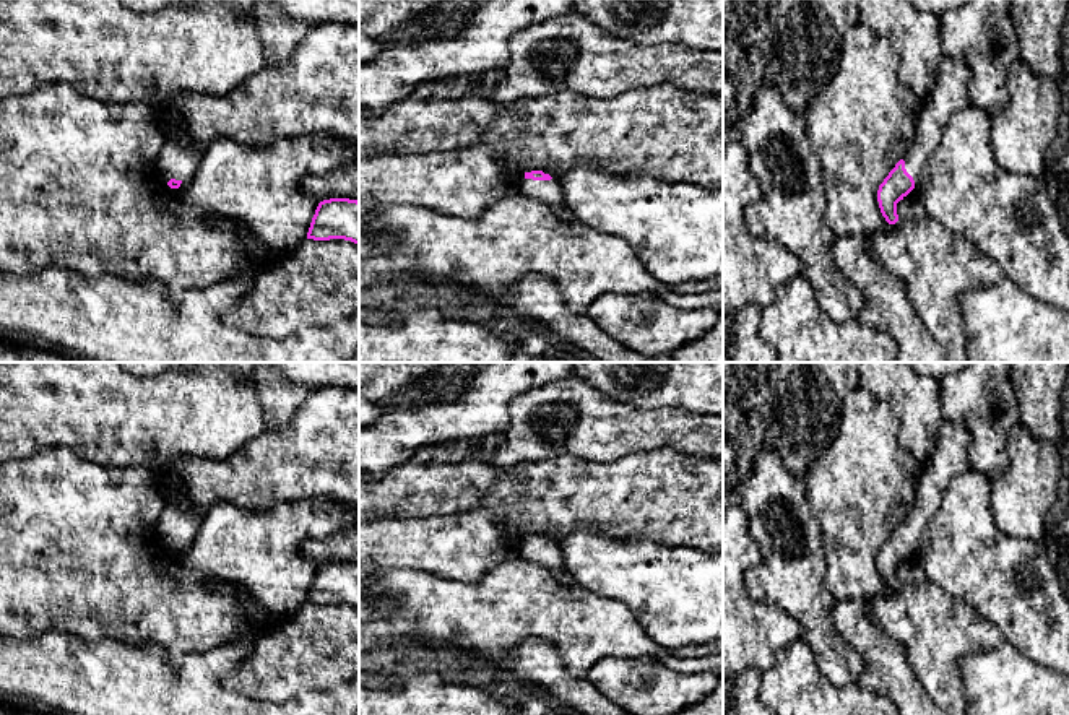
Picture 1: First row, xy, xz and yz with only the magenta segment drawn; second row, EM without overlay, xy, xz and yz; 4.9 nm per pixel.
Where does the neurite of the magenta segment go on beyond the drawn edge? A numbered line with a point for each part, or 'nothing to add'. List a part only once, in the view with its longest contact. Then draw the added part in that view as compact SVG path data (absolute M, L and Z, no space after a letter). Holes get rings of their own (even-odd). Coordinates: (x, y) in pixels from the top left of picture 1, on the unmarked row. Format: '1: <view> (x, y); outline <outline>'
1: yz (949, 459); outline M942 421L934 453L923 465L923 471L916 481L915 505L903 522L905 533L915 544L915 552L903 564L915 561L923 533L937 514L949 483L957 474L970 470L967 447L967 429L950 421Z

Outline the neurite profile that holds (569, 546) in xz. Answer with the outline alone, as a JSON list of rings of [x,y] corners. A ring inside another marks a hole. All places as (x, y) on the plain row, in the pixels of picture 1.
[[[572,531],[560,544],[564,569],[599,596],[617,598],[663,648],[723,642],[723,556],[694,548],[668,548],[643,536],[608,538]]]

